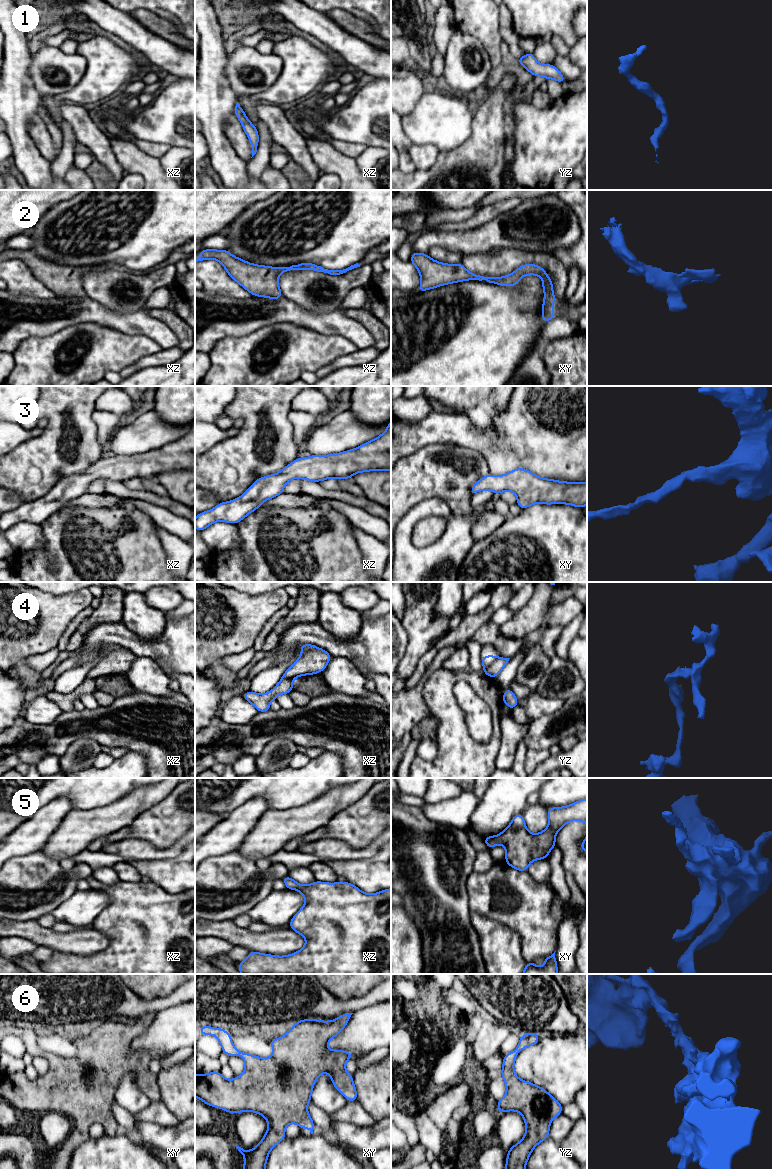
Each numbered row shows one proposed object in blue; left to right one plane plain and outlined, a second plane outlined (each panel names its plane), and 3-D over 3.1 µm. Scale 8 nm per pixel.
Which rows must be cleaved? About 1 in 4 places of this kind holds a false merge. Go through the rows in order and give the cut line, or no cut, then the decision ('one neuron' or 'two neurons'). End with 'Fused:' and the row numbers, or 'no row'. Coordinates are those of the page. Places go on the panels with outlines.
1: cut none; one neuron
2: cut none; one neuron
3: cut none; one neuron
4: cut yz (498, 657), (484, 671); two neurons
5: cut none; one neuron
6: cut none; one neuron
Fused: 4

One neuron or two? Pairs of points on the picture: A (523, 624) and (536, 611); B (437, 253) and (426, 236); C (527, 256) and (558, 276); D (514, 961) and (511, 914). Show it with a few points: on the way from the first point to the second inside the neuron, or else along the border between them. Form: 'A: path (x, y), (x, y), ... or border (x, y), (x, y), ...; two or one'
A: path (526, 621), (533, 614); one
B: border (455, 252), (433, 246), (426, 253); two
C: path (535, 257), (542, 259), (551, 268); one
D: border (491, 918), (500, 921), (518, 934), (521, 951); two

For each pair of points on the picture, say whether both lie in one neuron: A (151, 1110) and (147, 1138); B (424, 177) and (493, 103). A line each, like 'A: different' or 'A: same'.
A: different
B: same

